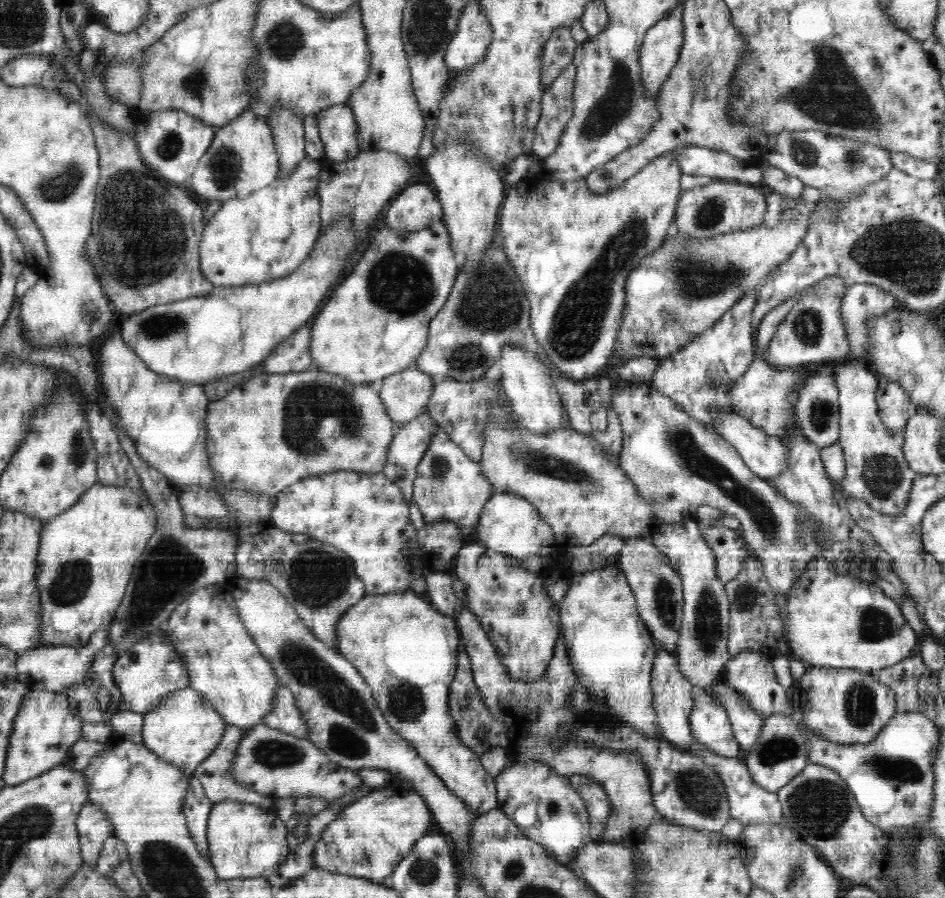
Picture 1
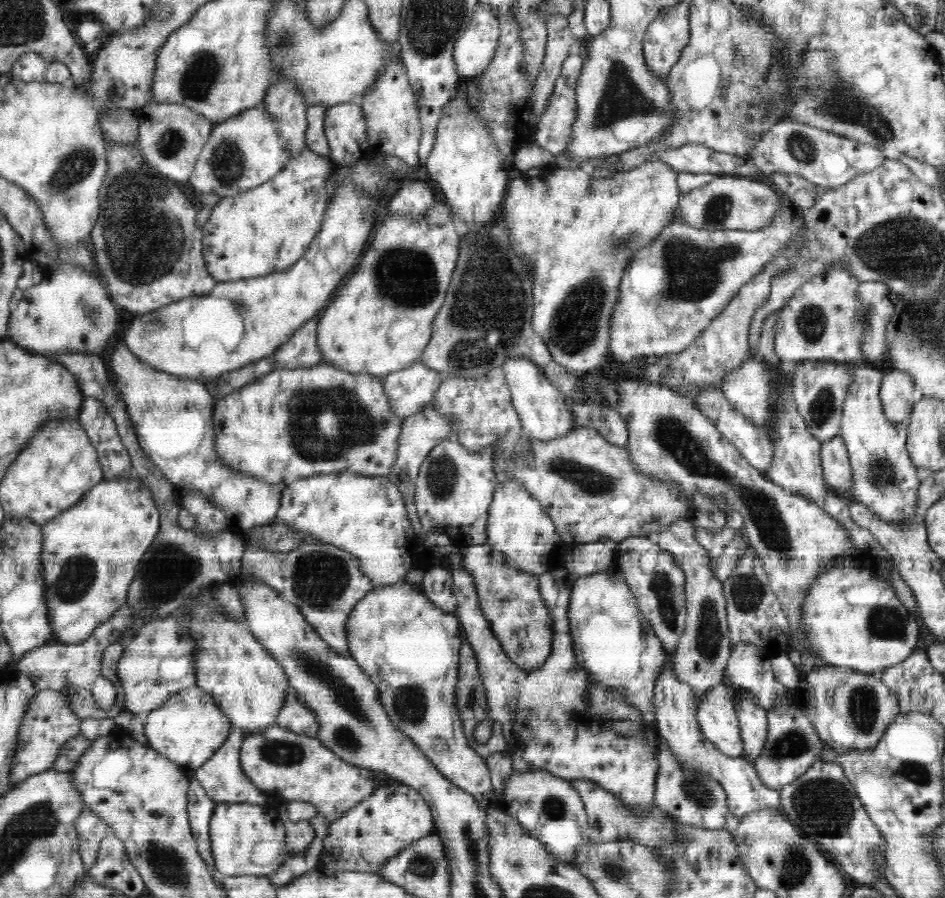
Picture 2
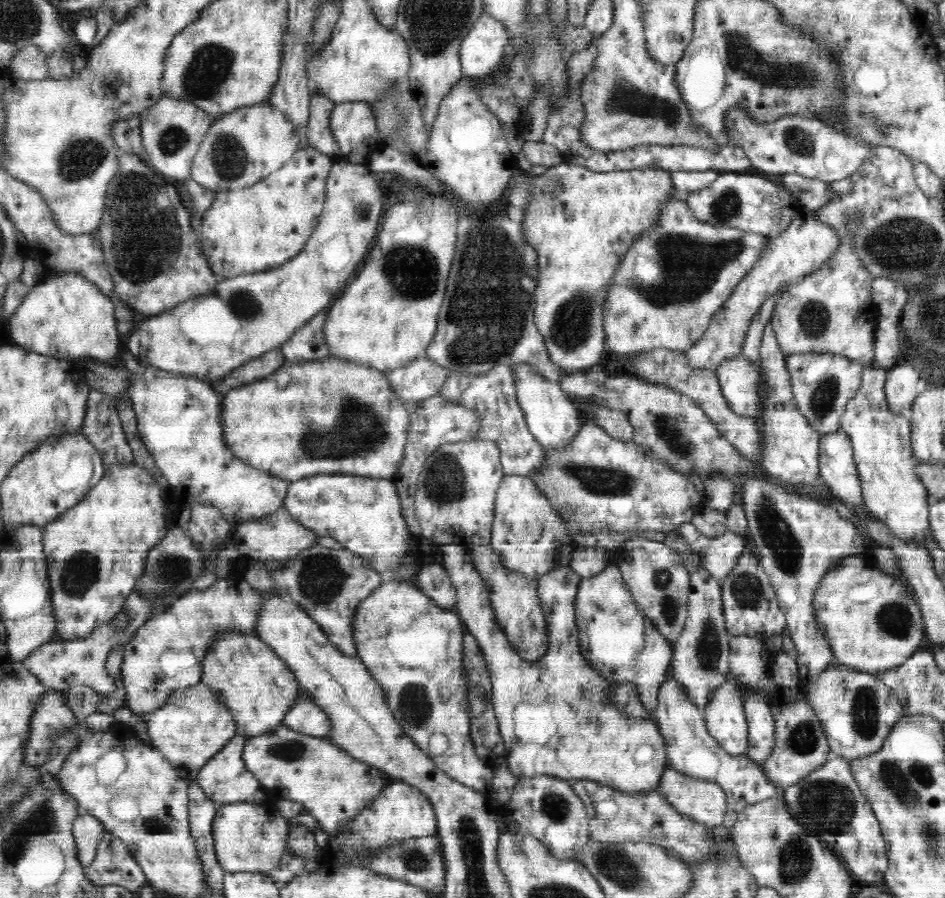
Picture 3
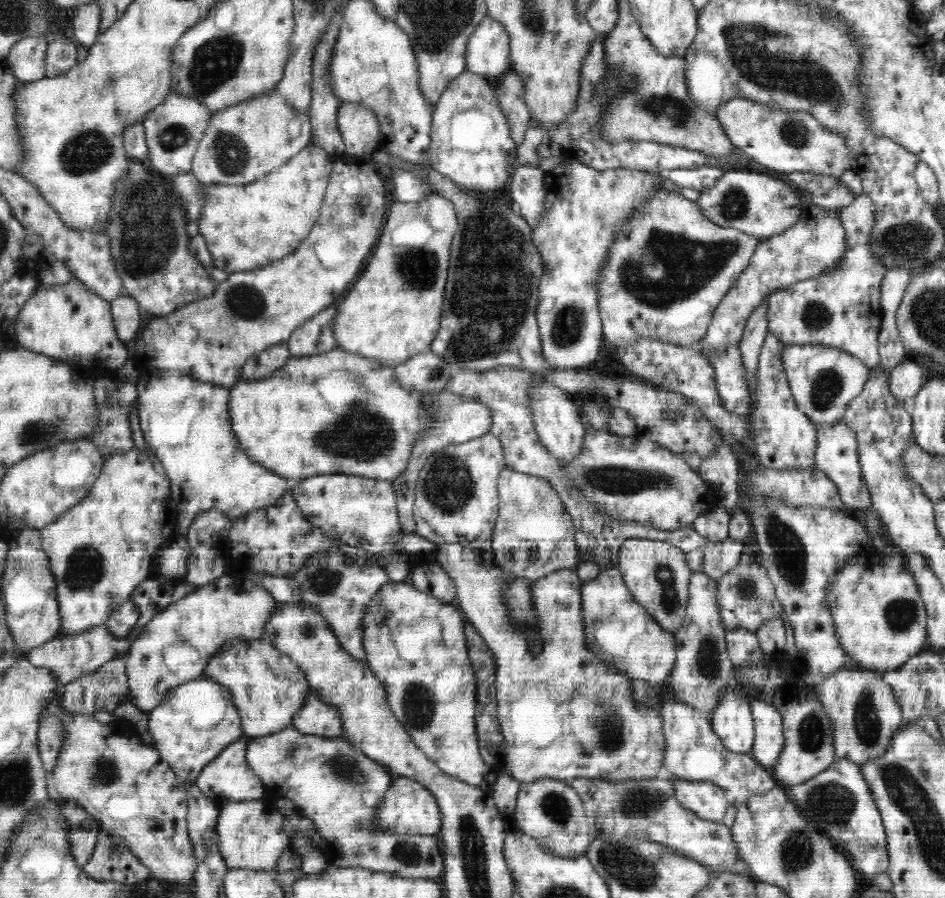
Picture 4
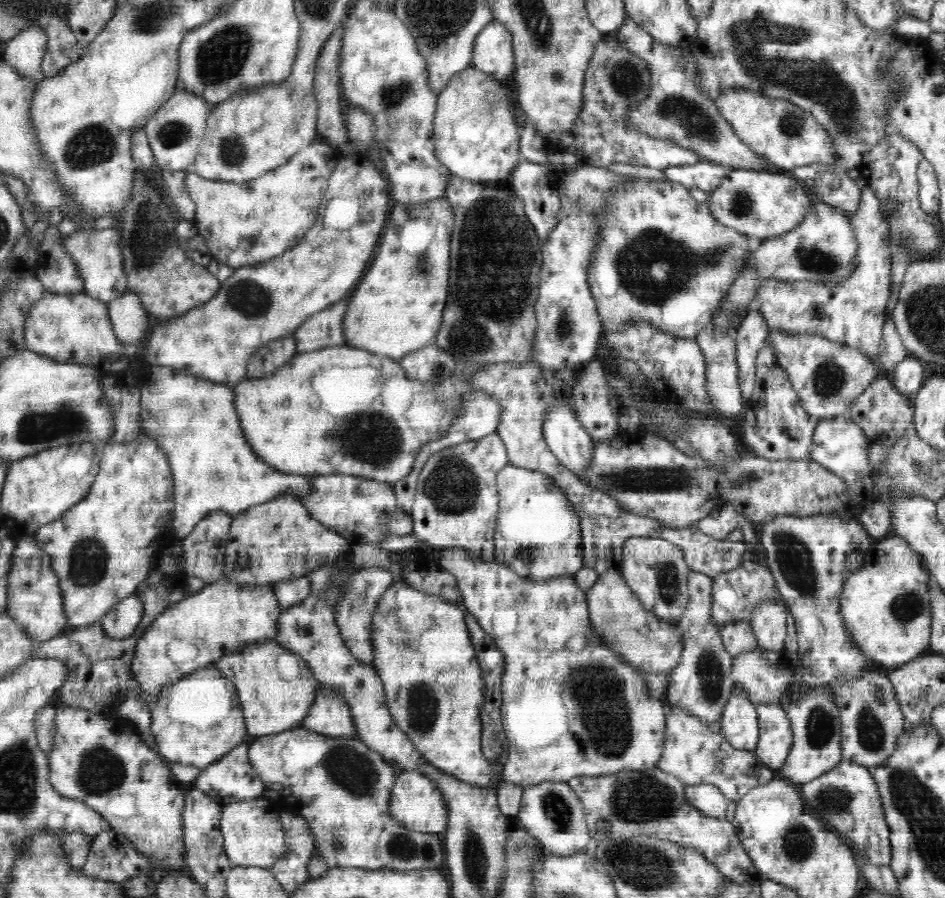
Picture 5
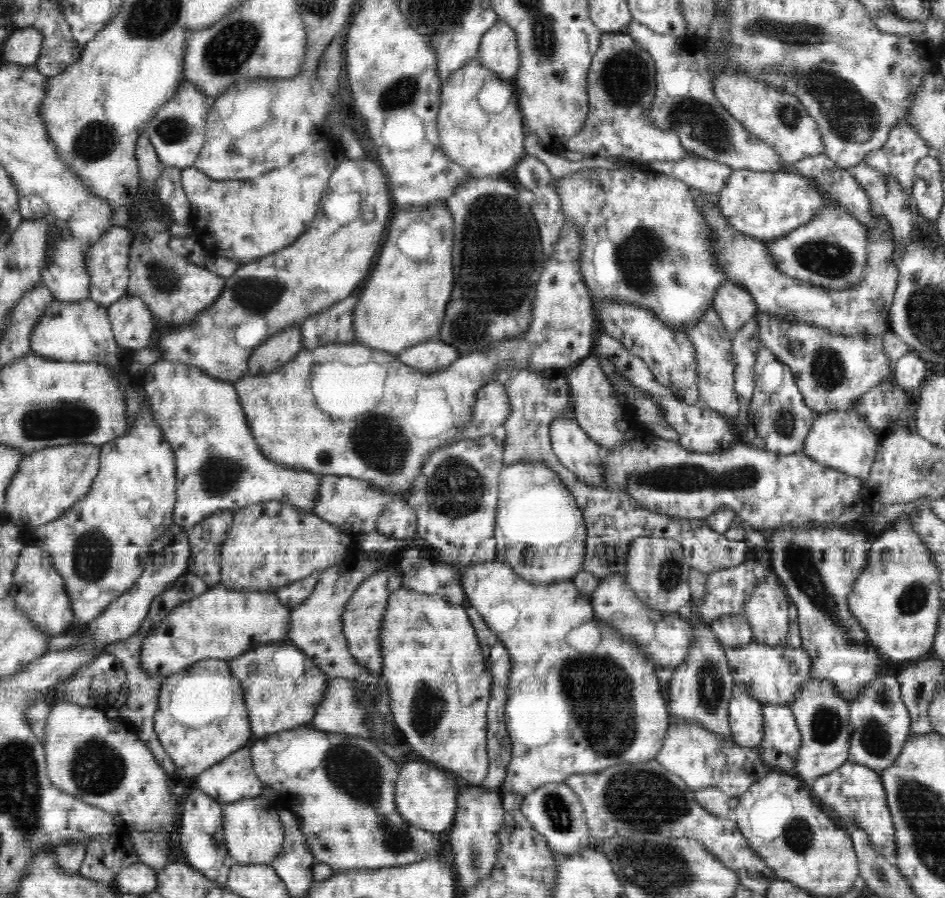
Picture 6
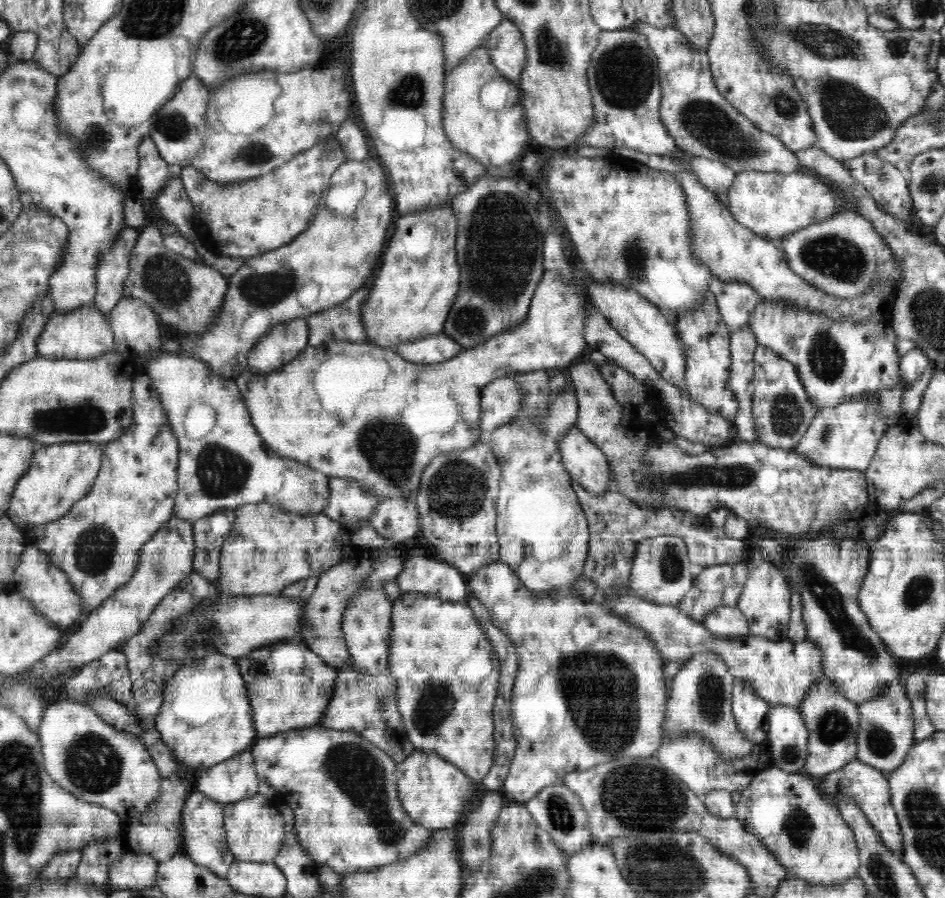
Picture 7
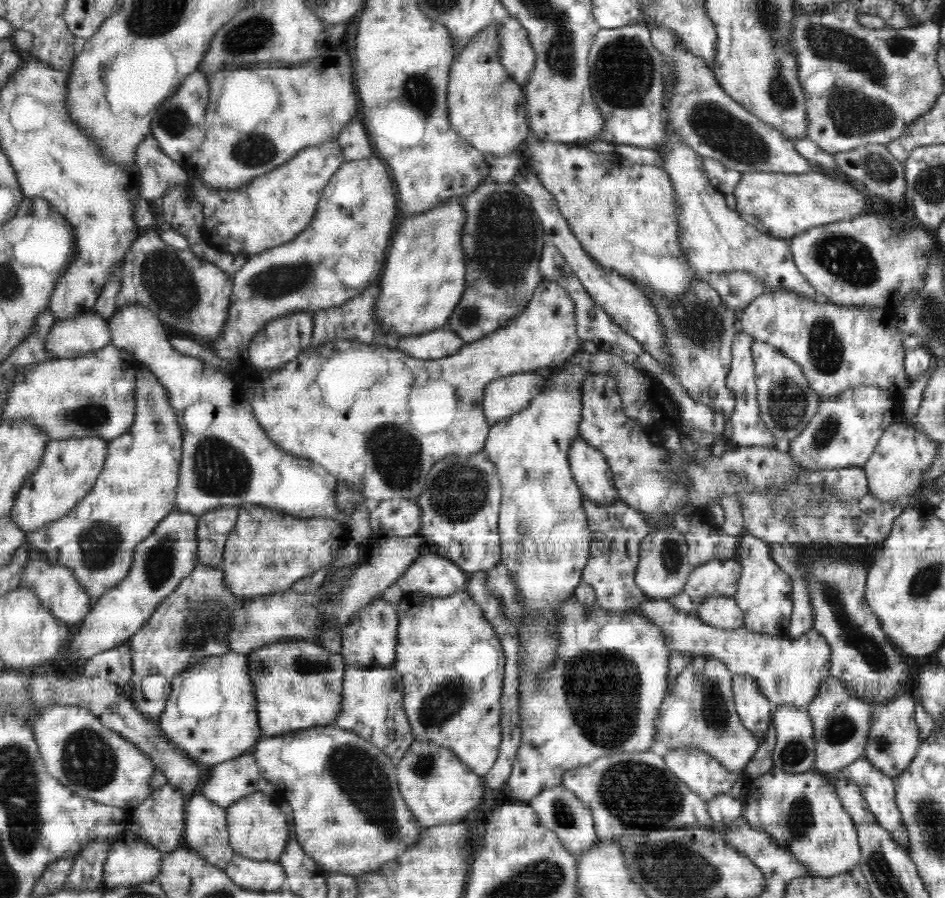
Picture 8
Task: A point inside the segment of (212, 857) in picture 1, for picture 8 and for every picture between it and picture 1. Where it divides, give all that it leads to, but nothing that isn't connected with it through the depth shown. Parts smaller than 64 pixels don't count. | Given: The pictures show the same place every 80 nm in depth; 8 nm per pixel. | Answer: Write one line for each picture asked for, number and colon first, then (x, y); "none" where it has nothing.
2: (245, 840)
3: (247, 838)
4: (251, 835)
5: (253, 835)
6: (253, 831)
7: (255, 829)
8: (258, 829)

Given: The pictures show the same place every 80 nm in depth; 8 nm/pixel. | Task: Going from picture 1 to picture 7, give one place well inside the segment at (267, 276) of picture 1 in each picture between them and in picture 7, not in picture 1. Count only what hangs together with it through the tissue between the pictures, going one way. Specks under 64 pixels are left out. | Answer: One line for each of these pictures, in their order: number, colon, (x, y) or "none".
2: (266, 230)
3: (250, 230)
4: (246, 227)
5: (243, 224)
6: (240, 220)
7: (242, 220)

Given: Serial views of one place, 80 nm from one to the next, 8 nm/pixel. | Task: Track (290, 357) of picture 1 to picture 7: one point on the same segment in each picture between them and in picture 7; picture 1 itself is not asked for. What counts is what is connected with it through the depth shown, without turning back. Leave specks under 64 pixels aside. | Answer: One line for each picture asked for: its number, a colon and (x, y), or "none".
2: (301, 350)
3: (308, 343)
4: (315, 336)
5: (323, 329)
6: (334, 324)
7: (343, 322)

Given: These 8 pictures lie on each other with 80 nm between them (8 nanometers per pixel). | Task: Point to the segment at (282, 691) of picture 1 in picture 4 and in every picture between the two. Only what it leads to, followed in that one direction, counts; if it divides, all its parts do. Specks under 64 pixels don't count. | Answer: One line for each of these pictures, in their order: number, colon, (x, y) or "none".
2: (295, 716)
3: (304, 716)
4: (315, 717)

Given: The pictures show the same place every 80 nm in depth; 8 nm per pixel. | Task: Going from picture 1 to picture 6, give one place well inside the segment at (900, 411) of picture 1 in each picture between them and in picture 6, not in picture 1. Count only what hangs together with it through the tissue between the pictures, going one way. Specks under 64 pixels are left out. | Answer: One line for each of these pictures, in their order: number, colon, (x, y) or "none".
2: (898, 395)
3: (904, 384)
4: (905, 380)
5: (908, 376)
6: (909, 372)

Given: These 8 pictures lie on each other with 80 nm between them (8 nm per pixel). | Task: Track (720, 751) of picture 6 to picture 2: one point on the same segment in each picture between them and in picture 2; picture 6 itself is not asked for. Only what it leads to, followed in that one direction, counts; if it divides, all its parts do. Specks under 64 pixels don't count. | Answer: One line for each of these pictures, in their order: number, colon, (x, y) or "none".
2: (675, 722)
3: (690, 750)
4: (693, 752)
5: (694, 752)

